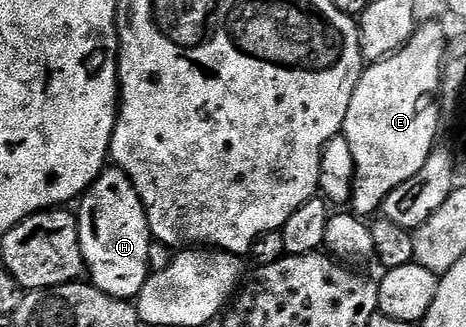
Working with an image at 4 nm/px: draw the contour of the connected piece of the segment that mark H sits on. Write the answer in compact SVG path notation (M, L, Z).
M108 167L87 189L79 206L77 219L81 254L90 283L118 300L138 297L149 277L147 267L151 264L153 237L147 212L133 182L121 169Z

